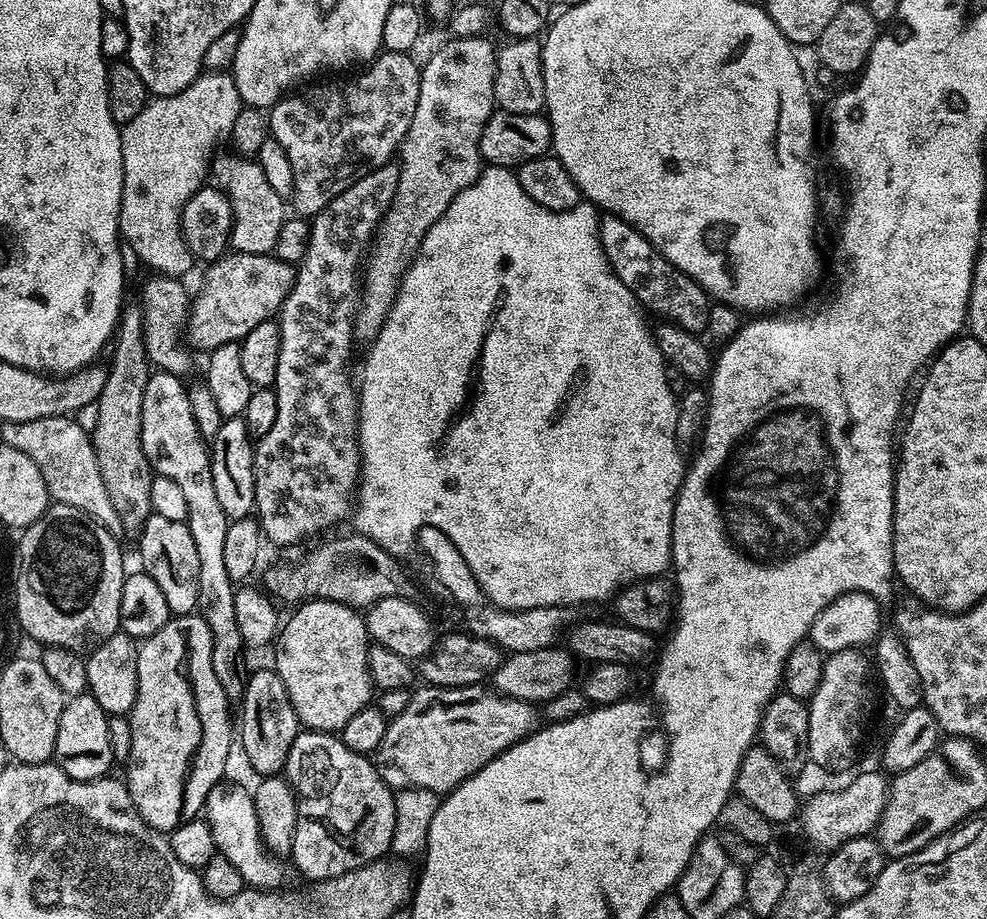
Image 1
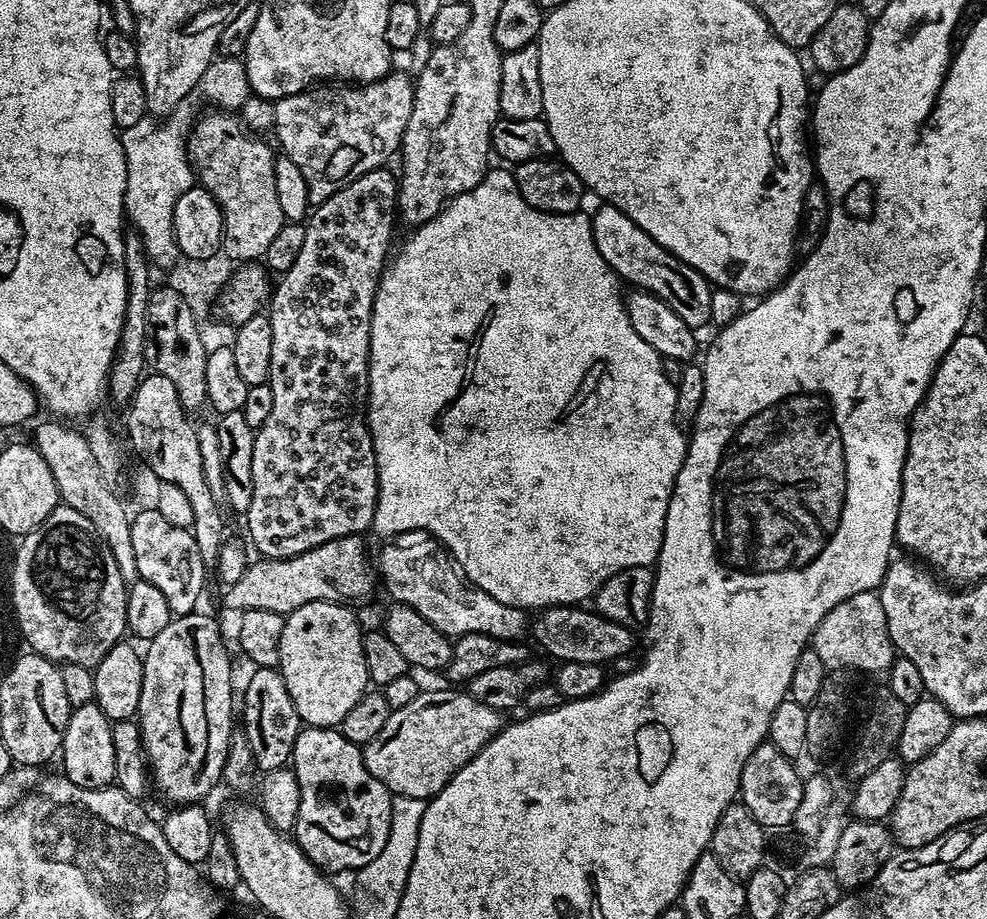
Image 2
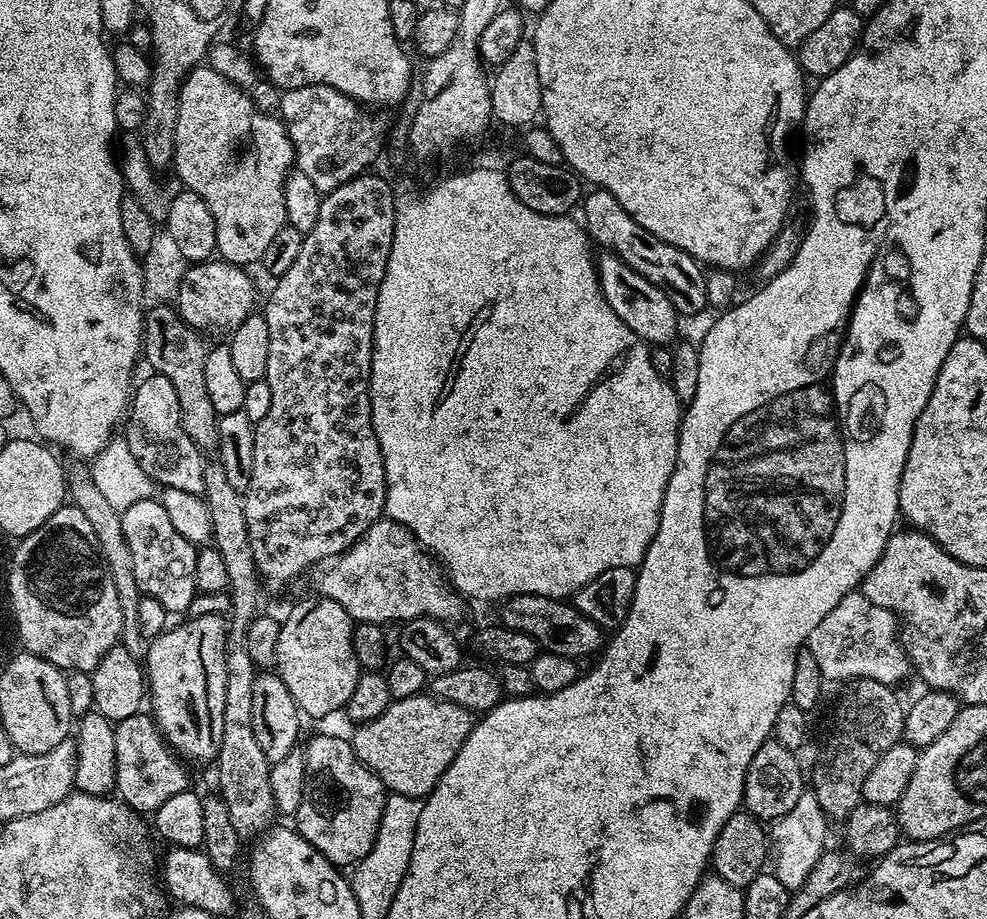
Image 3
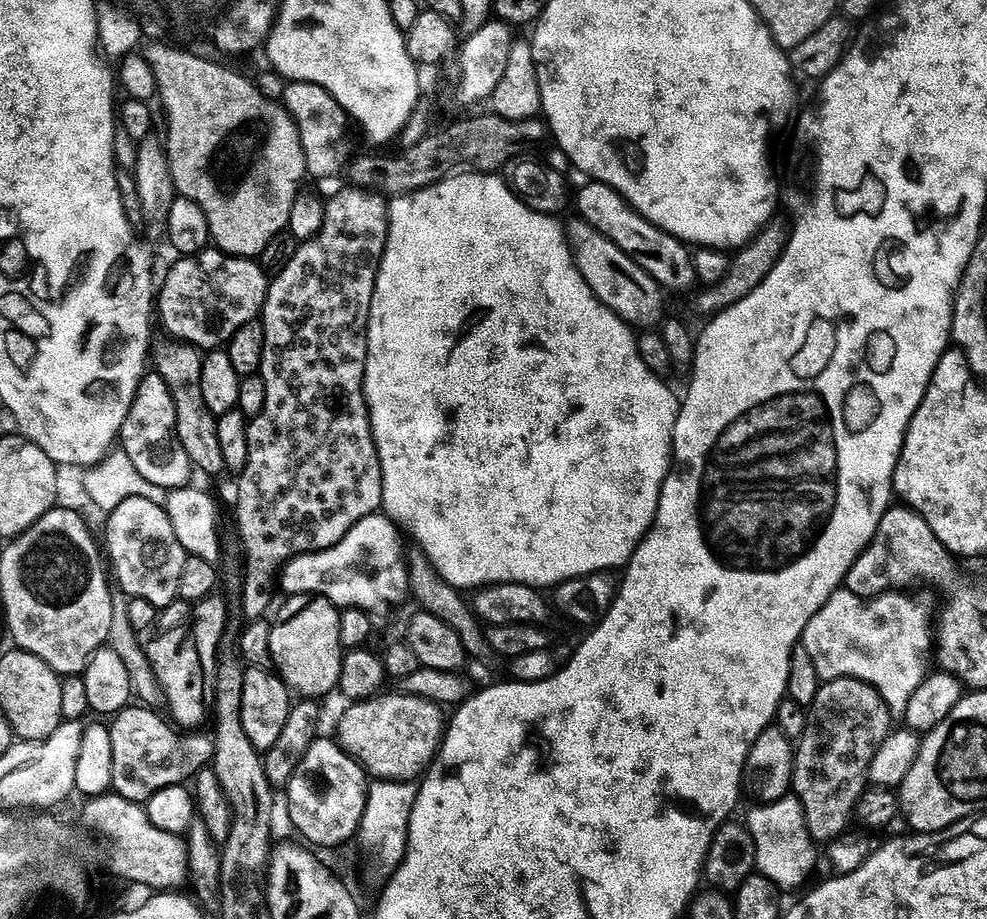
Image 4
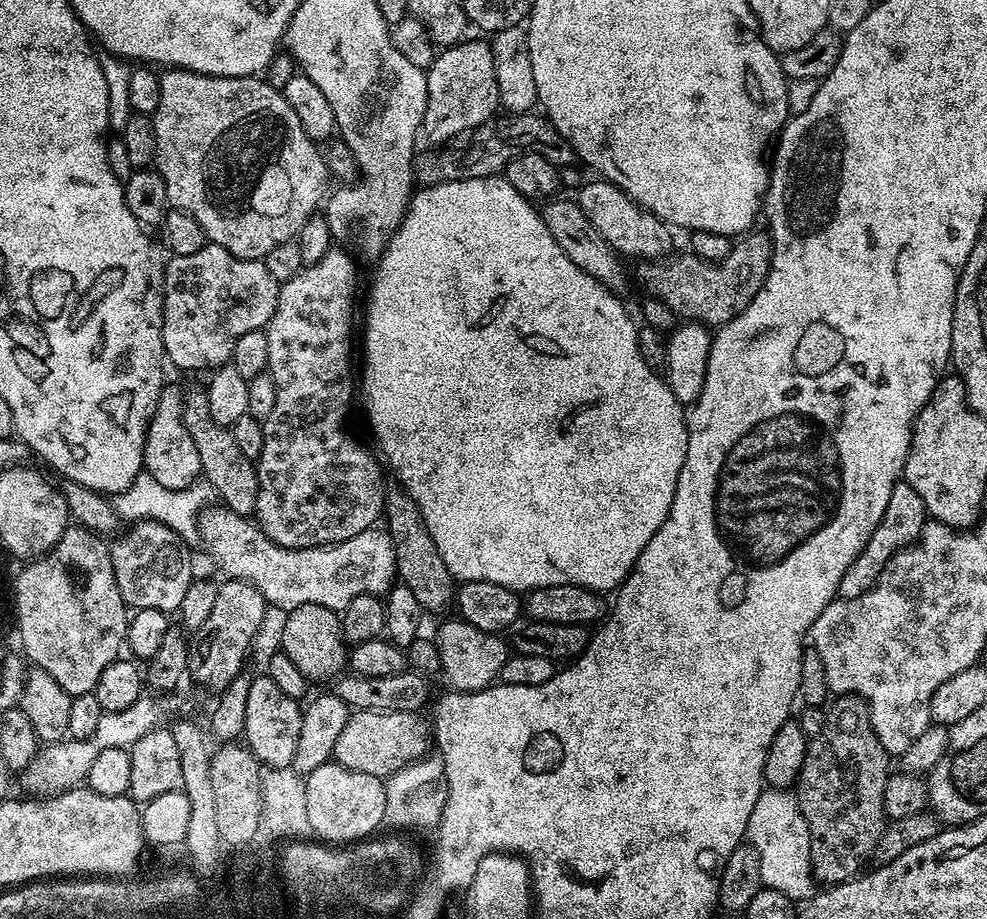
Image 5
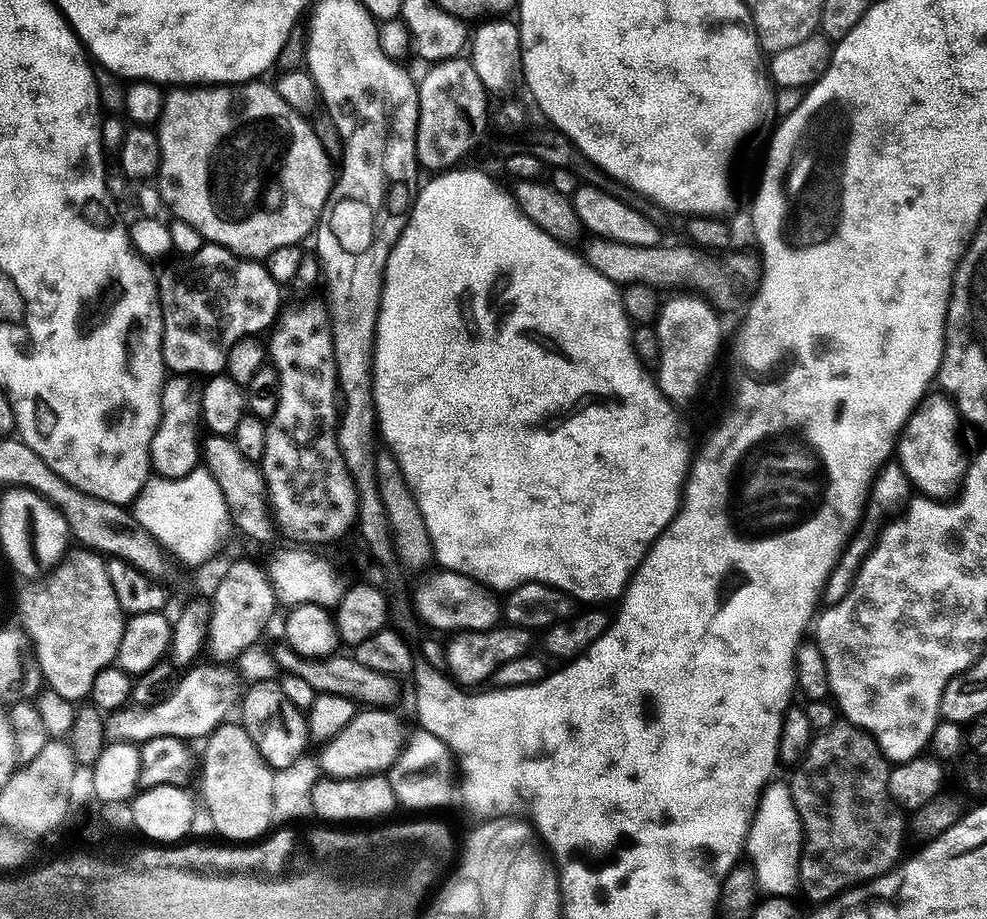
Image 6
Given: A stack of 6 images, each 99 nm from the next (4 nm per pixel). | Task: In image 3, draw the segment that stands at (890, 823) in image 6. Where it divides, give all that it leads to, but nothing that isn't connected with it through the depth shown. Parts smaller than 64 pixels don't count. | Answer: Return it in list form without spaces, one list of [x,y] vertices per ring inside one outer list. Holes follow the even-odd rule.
[[[853,680],[840,696],[836,704],[836,717],[832,720],[832,741],[828,744],[828,753],[824,761],[810,772],[810,790],[818,798],[820,809],[829,818],[846,818],[862,800],[862,789],[866,782],[866,774],[878,766],[878,758],[890,750],[890,746],[901,743],[904,734],[905,701],[896,697],[895,687],[883,684],[877,680]]]

